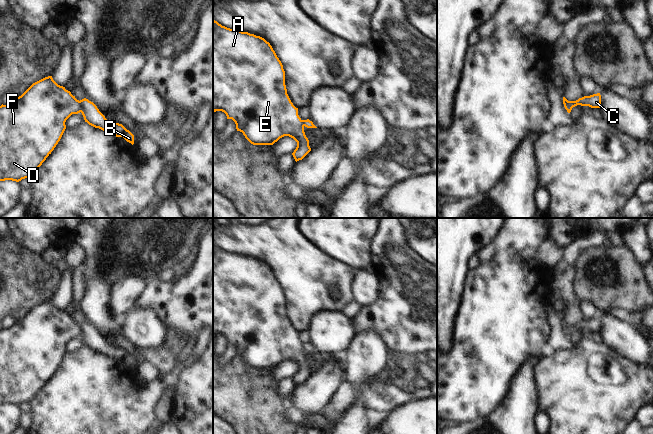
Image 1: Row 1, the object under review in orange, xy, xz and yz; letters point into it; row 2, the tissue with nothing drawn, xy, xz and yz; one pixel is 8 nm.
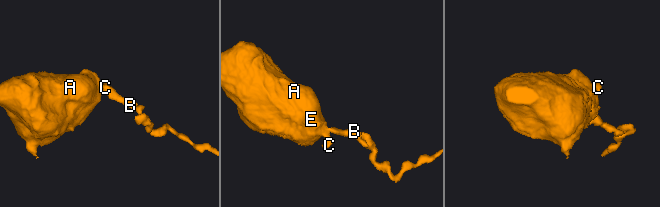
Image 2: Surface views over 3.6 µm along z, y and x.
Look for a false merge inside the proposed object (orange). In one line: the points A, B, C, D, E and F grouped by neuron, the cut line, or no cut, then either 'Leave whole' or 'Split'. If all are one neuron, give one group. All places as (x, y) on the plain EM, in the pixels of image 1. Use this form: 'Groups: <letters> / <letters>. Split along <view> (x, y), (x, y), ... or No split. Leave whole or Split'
Groups: A C D E F / B. Split along xy (78, 325), (81, 335). Split.

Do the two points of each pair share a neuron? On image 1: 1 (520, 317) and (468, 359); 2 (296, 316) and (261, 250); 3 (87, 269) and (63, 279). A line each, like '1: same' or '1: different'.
1: same
2: same
3: different

